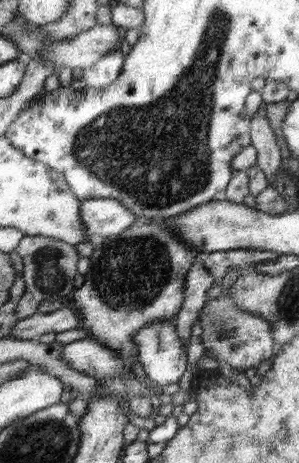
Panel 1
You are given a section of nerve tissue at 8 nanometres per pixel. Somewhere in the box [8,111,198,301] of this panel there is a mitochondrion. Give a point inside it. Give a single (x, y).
(50, 263)

